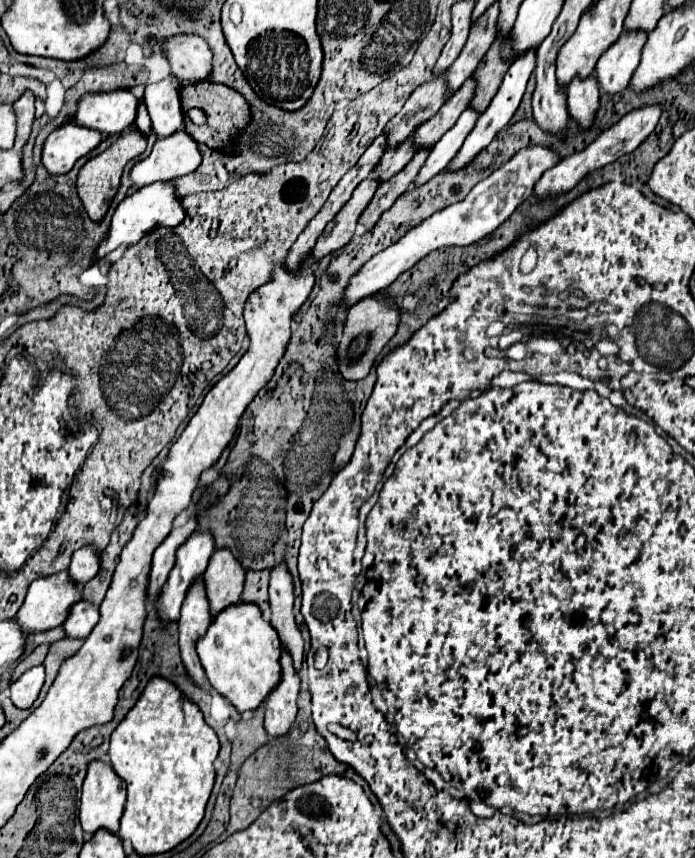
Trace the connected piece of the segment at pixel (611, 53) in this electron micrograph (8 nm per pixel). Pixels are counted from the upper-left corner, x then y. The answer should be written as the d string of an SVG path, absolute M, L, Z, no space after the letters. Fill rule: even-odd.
M623 32L623 38L599 58L595 66L595 78L603 94L615 96L629 86L631 74L639 66L641 50L645 46L647 34L641 32Z

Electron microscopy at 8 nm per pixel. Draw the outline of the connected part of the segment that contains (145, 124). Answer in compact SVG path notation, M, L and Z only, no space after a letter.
M143 102L139 104L139 112L137 112L135 126L137 126L137 130L139 130L145 138L149 136L149 132L151 132L151 122L149 122L149 114L147 114L147 108L145 108Z

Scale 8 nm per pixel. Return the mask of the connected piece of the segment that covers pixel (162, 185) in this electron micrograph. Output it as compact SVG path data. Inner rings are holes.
M155 182L143 188L137 188L133 194L129 194L115 210L113 220L111 220L111 230L109 236L103 240L103 244L99 244L97 248L97 258L105 258L111 250L119 248L121 244L131 246L135 242L139 242L145 234L149 234L153 228L157 226L165 226L165 228L175 228L183 222L185 212L181 206L181 198L177 196L175 184L173 182Z

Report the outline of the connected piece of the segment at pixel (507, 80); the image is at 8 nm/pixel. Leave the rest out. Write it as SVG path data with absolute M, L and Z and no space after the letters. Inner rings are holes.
M527 54L527 58L519 58L519 62L515 62L515 66L511 66L511 68L507 70L507 74L503 76L503 82L501 82L497 94L493 96L493 100L491 100L491 104L487 106L487 110L479 116L475 128L473 128L473 130L469 132L469 136L465 138L465 142L463 142L459 154L449 162L447 170L457 172L457 170L463 170L465 166L469 166L469 164L475 160L475 156L477 156L479 152L483 152L483 150L491 144L491 140L509 124L509 120L513 118L513 114L517 112L517 108L519 108L519 104L521 104L521 98L523 98L523 94L525 94L525 86L527 86L527 80L529 80L533 68L535 68L535 54Z

